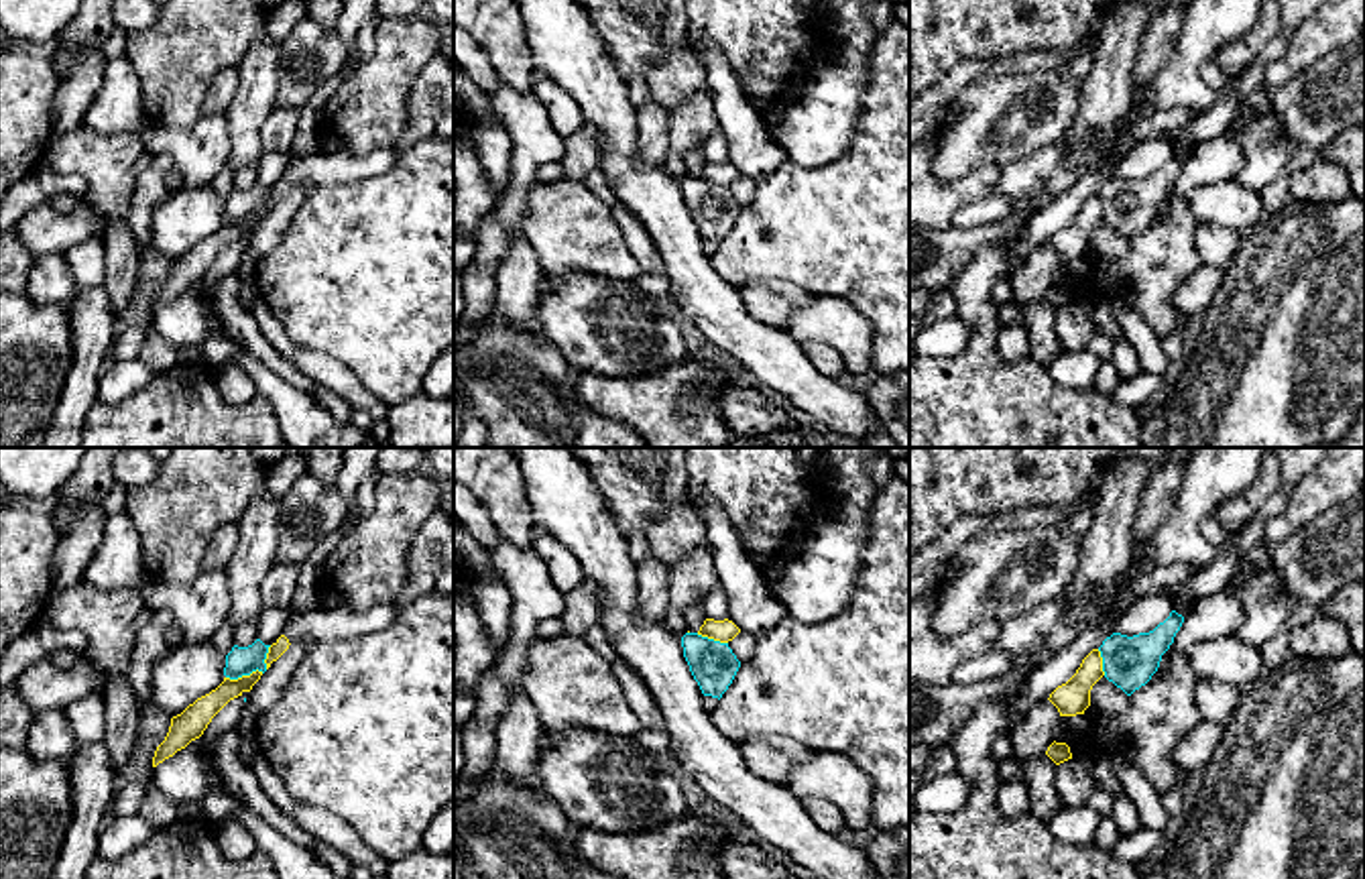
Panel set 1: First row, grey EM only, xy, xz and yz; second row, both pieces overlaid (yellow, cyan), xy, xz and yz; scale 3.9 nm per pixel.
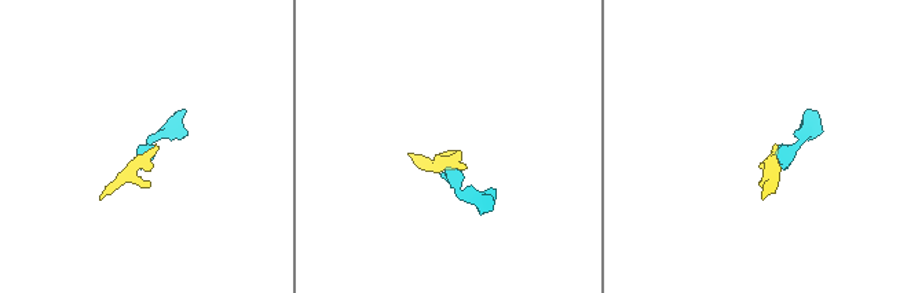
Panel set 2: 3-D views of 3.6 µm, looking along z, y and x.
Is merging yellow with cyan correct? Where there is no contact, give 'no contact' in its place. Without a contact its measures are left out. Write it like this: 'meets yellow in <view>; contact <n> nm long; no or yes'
meets yellow in xy; contact 150 nm long; no

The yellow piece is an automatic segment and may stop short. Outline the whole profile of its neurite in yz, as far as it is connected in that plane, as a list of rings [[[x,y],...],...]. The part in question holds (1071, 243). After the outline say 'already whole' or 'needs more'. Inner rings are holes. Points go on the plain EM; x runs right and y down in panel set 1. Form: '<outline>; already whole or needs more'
[[[1092,193],[1076,214],[1076,218],[1050,238],[1050,246],[1058,252],[1060,260],[1084,258],[1090,250],[1090,234],[1105,220],[1103,201]]]; already whole

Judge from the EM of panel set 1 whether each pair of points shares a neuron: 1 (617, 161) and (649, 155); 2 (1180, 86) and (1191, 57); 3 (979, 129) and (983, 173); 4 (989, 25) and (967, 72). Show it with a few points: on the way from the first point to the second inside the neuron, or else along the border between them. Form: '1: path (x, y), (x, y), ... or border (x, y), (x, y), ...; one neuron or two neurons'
1: border (637, 108), (635, 157), (645, 165), (662, 167); two neurons
2: path (1180, 80), (1184, 64); one neuron
3: border (999, 165), (973, 165), (953, 180), (936, 178); two neurons
4: border (1020, 51), (1003, 60), (961, 60), (932, 84); two neurons

